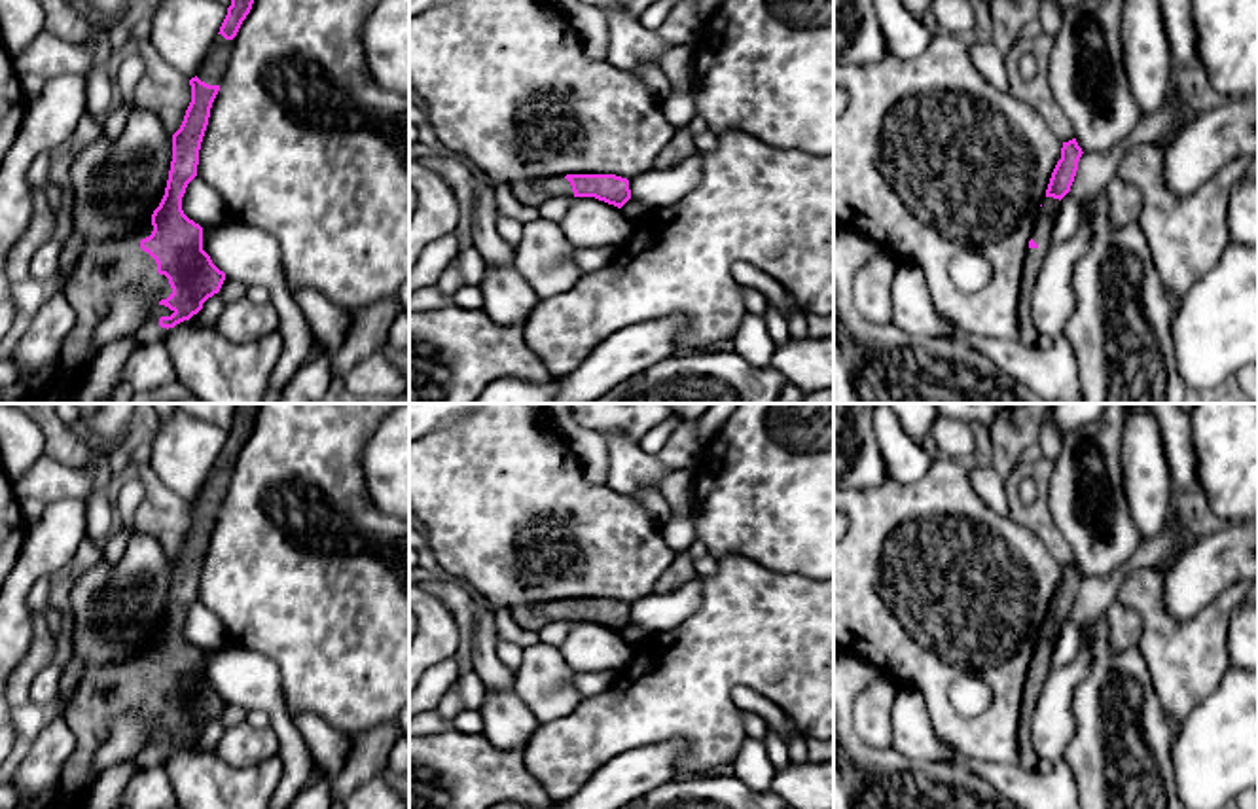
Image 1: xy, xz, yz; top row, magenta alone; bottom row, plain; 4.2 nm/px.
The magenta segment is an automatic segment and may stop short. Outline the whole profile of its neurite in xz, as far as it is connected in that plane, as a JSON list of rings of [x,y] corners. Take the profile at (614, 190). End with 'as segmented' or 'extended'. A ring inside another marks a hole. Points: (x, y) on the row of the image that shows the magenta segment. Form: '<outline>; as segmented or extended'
[[[566,174],[512,184],[513,197],[538,207],[551,197],[595,197],[621,208],[631,199],[629,180],[616,174]]]; extended

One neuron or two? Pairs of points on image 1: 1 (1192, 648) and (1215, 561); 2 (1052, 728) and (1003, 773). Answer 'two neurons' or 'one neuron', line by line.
1: two neurons
2: two neurons

